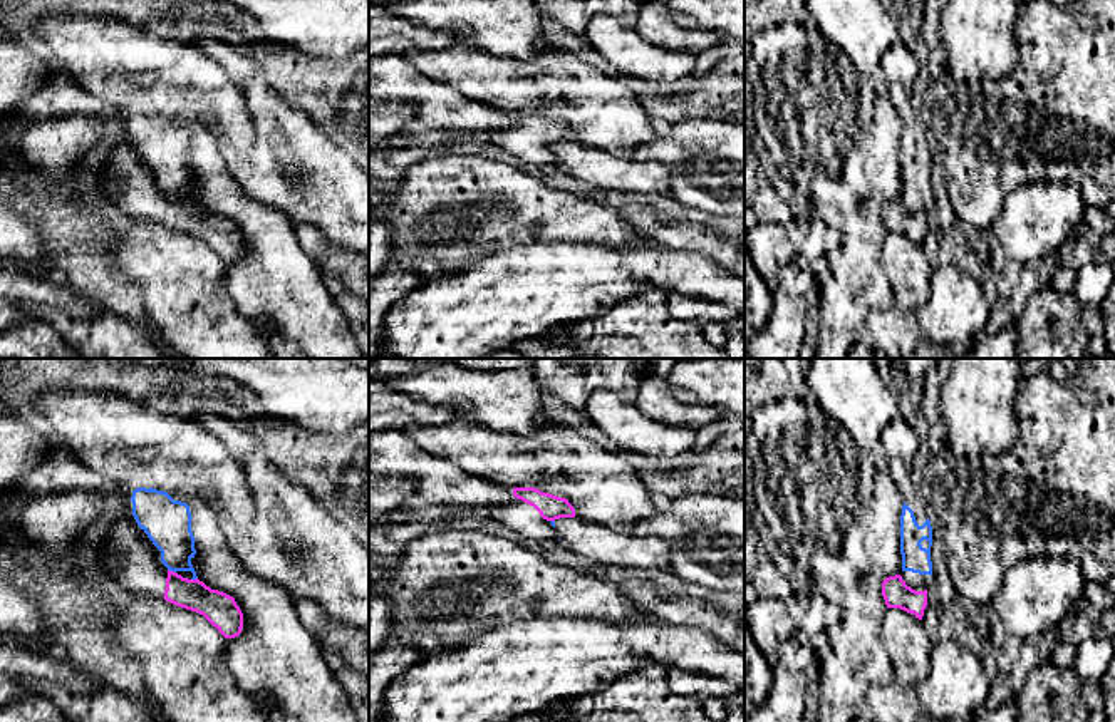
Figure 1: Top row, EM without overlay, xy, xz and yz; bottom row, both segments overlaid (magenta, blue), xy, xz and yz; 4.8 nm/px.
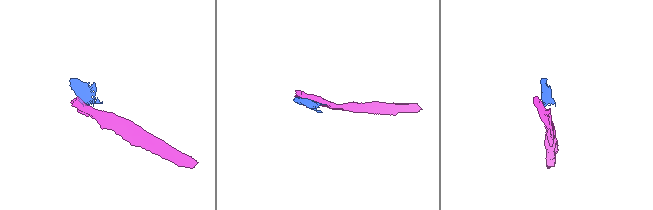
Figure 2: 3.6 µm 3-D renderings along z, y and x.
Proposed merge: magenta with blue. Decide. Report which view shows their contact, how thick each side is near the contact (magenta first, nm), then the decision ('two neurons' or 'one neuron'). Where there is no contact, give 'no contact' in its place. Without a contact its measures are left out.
meets magenta in xy; 150 nm thick on the magenta side, 220 nm on the other; two neurons

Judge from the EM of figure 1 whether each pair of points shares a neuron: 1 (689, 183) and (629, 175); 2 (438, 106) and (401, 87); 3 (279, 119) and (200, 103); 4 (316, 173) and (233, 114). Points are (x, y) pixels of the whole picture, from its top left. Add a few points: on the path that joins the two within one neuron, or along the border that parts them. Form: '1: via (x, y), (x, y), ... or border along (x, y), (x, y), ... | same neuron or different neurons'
1: border along (678, 168), (668, 195) | different neurons
2: via (430, 97), (420, 89), (409, 87) | same neuron
3: border along (232, 77), (252, 123), (248, 148) | different neurons
4: border along (240, 91), (252, 123), (252, 144), (248, 148) | different neurons

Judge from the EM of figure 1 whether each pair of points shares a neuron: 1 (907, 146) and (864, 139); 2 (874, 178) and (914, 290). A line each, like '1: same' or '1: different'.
1: different
2: different

